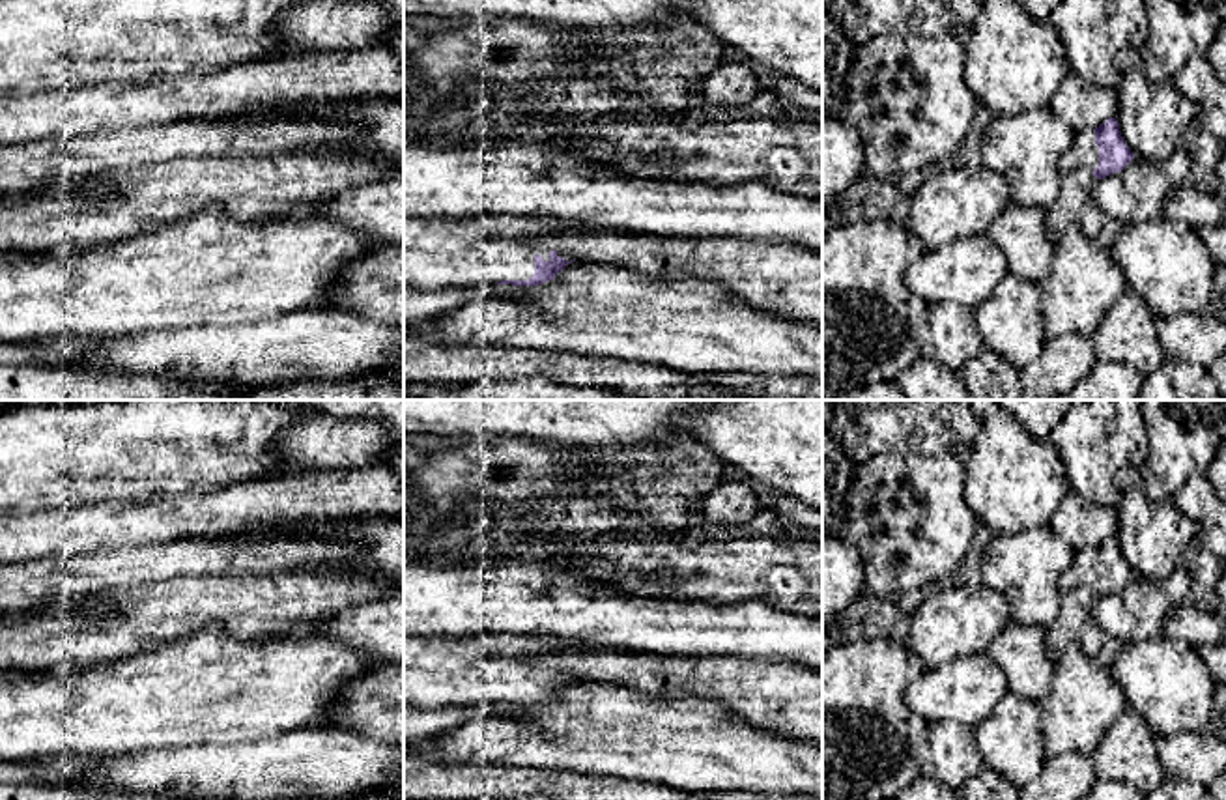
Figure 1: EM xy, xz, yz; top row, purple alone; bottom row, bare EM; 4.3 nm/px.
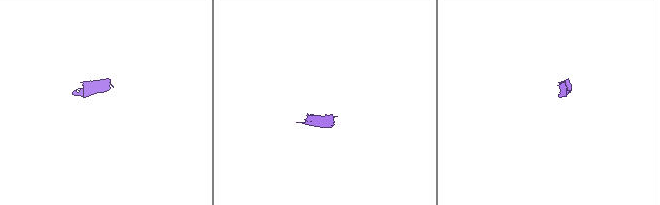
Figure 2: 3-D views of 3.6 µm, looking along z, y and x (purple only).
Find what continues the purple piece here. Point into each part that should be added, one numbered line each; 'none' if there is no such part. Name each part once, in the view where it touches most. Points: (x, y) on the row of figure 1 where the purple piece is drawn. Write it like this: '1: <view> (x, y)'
1: xz (440, 253)

